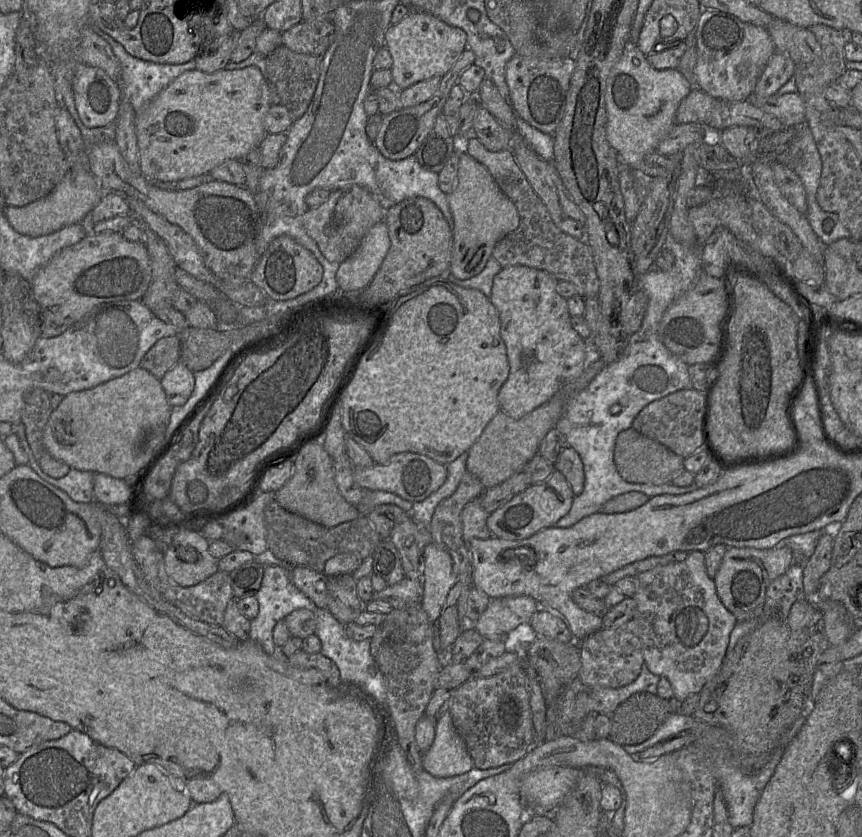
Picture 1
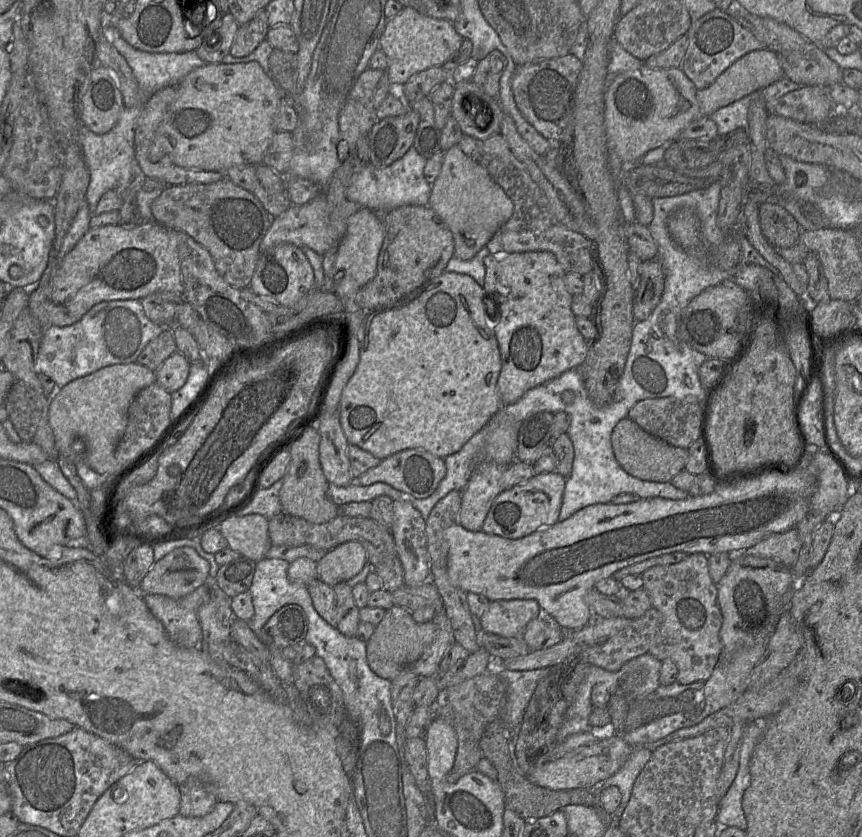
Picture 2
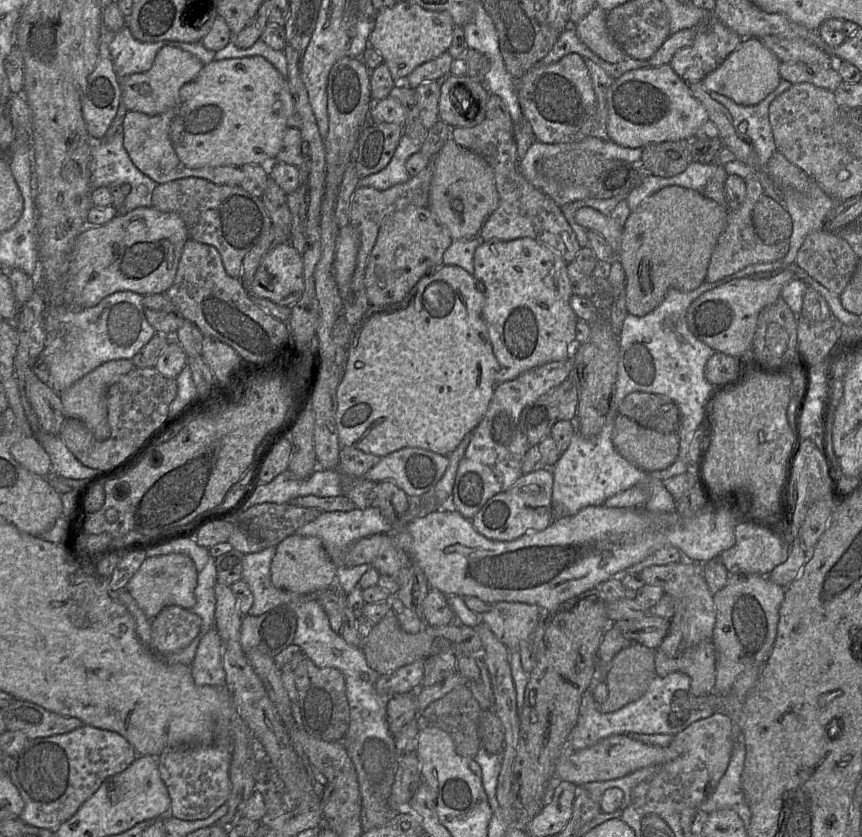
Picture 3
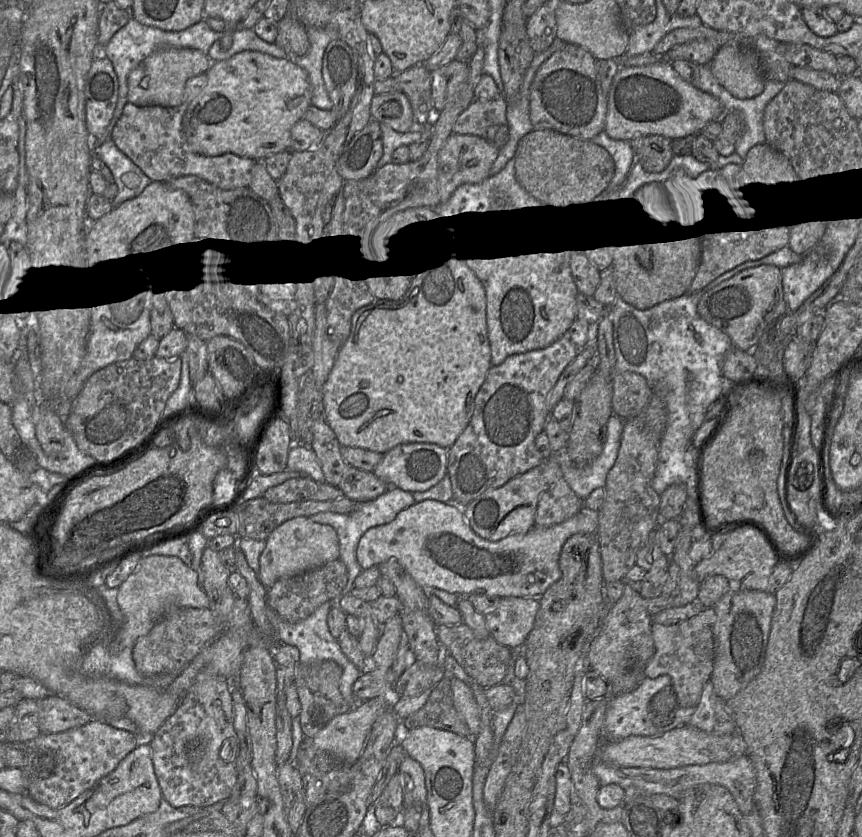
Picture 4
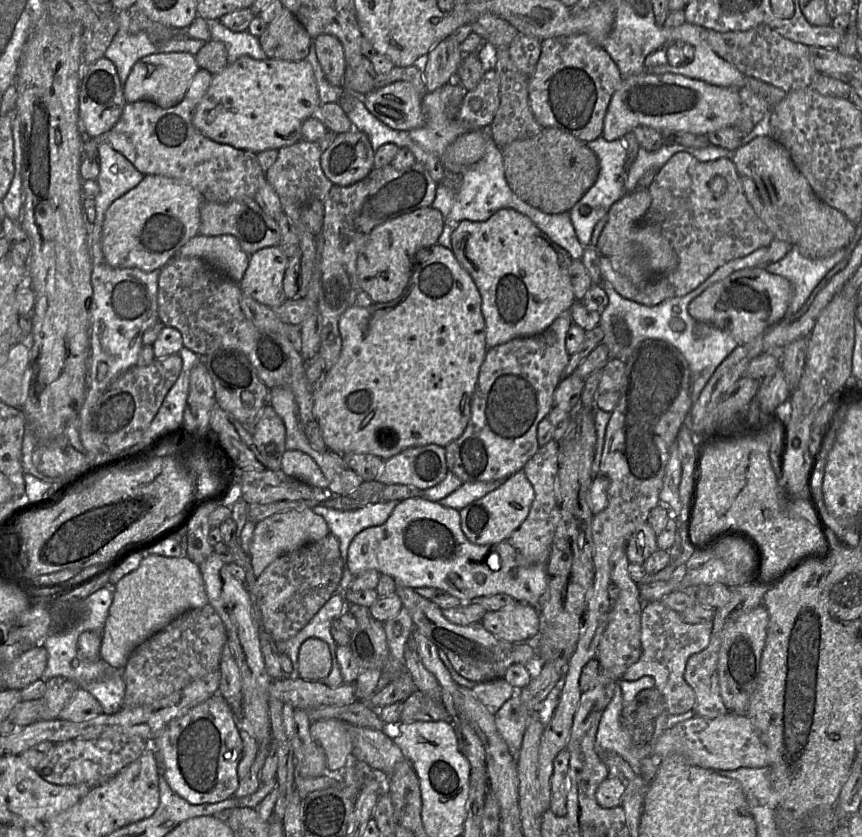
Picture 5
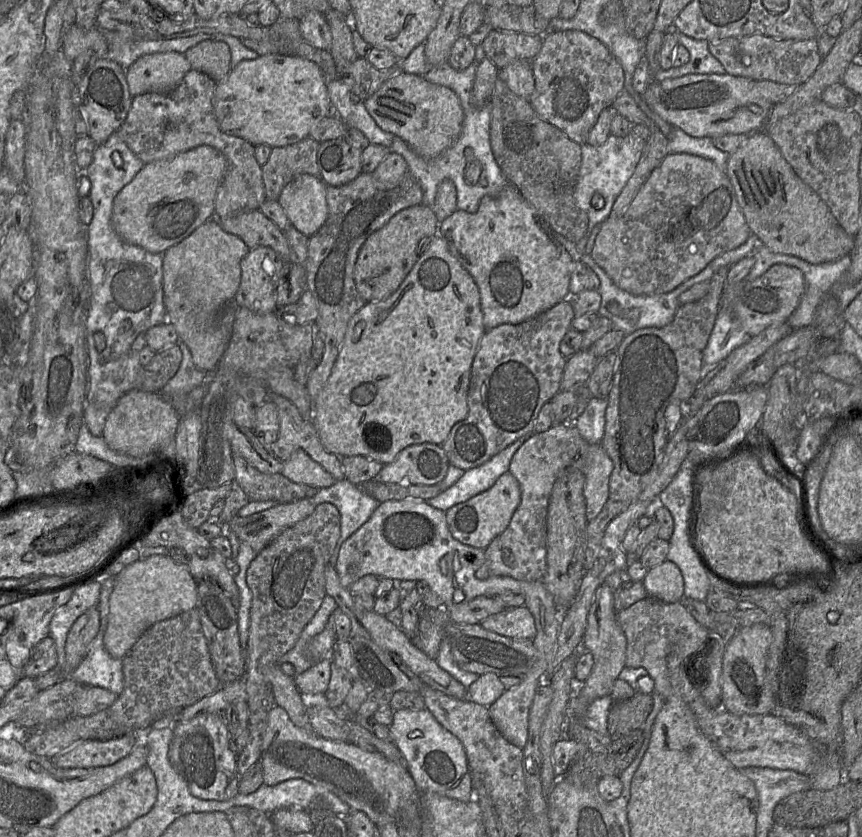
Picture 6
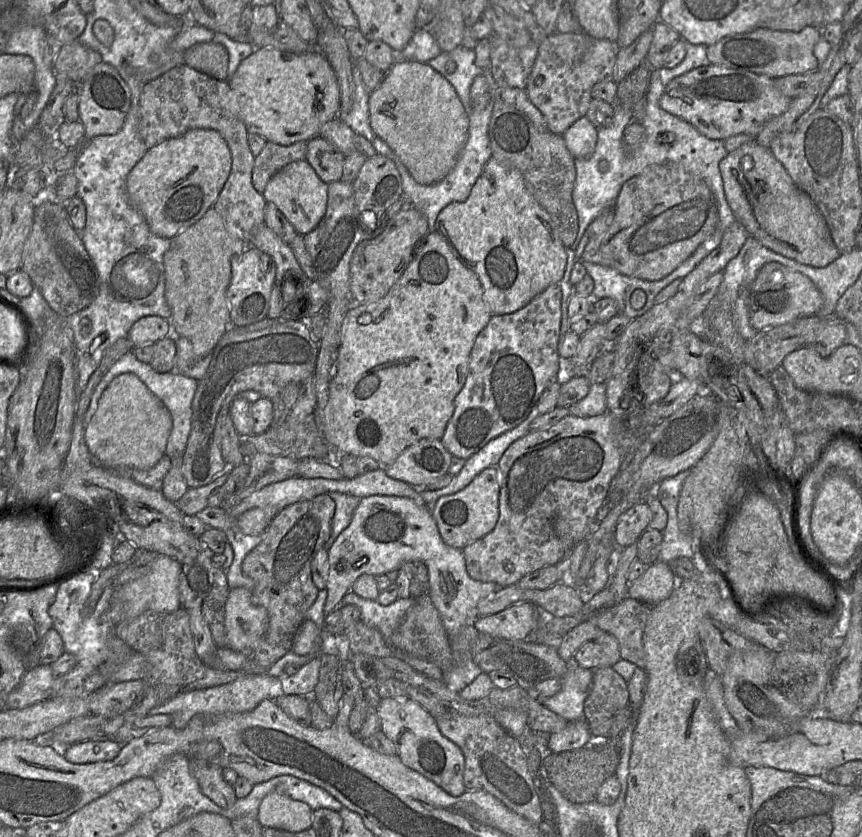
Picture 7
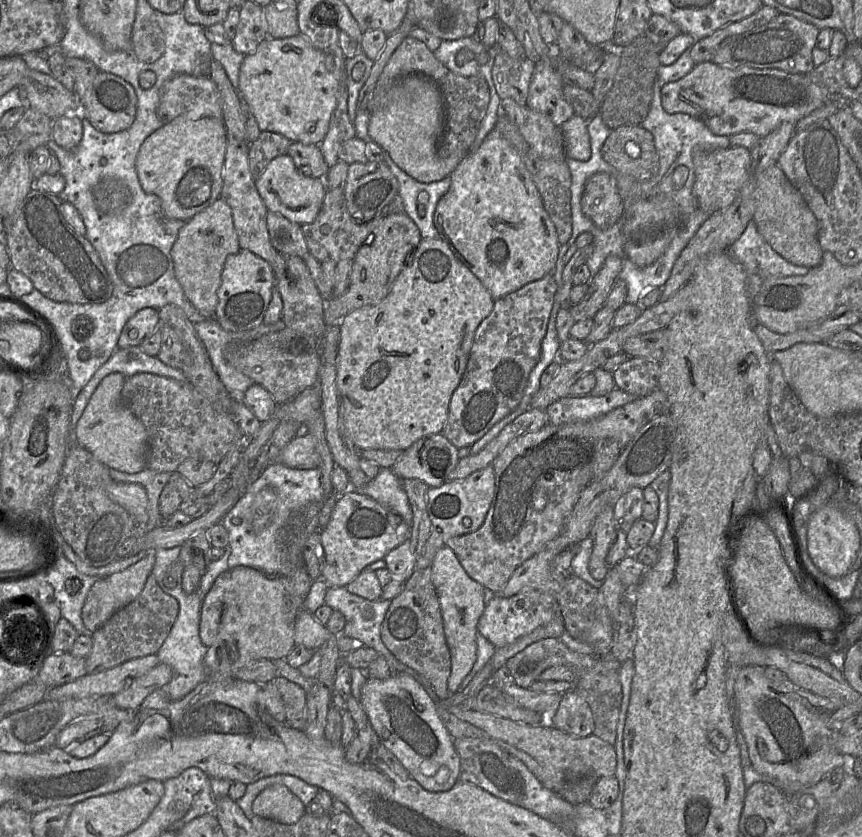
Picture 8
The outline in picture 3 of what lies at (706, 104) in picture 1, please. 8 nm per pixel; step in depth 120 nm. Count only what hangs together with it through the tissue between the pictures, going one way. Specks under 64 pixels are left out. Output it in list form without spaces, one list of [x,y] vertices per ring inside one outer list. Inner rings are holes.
[[[743,38],[718,68],[710,72],[702,81],[708,92],[726,96],[738,104],[754,105],[769,95],[780,82],[780,61],[759,38]]]

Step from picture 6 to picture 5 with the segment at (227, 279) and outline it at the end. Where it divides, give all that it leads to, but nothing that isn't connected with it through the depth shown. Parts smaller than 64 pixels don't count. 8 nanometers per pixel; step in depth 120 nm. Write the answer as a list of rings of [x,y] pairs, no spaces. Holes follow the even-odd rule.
[[[197,234],[188,240],[175,257],[198,257],[238,283],[247,268],[249,255],[232,235]]]

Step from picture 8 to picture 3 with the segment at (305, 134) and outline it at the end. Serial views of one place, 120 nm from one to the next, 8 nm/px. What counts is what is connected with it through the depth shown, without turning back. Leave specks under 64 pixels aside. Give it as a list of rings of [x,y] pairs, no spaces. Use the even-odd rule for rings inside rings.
[[[263,56],[213,60],[196,79],[196,93],[179,105],[170,126],[170,139],[180,161],[191,169],[244,165],[268,165],[281,149],[288,119],[295,111],[288,79]]]

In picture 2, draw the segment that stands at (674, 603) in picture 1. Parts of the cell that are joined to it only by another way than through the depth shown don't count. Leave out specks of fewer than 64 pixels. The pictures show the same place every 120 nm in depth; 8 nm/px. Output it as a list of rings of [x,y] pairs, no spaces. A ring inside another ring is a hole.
[[[703,553],[690,554],[678,563],[649,568],[641,577],[651,606],[662,615],[662,623],[648,653],[660,661],[672,660],[678,670],[676,682],[682,685],[707,681],[719,663],[722,651],[719,637],[722,615],[717,602],[717,587],[708,571],[708,557]]]

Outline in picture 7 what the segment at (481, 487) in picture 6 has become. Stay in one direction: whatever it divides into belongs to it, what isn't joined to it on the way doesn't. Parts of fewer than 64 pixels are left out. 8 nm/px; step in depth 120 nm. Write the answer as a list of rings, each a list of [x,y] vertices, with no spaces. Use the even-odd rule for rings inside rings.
[[[525,420],[519,426],[490,440],[477,453],[466,460],[462,470],[448,486],[438,490],[420,492],[420,502],[426,506],[432,506],[440,497],[457,493],[465,488],[484,469],[497,466],[507,448],[531,431],[531,421]]]

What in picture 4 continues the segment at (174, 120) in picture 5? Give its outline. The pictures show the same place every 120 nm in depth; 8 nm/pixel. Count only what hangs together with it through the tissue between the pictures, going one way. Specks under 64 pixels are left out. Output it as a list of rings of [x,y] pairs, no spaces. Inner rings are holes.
[[[206,73],[189,79],[184,102],[178,107],[140,107],[130,102],[125,105],[110,139],[151,181],[169,182],[181,176],[193,175],[223,190],[249,187],[251,169],[255,160],[232,153],[219,156],[198,154],[191,150],[183,133],[183,117],[191,102],[206,86],[207,81]]]

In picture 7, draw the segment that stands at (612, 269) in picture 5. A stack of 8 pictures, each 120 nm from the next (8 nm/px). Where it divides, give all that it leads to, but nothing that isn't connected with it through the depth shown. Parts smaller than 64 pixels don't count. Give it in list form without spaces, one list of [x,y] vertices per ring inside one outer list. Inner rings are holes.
[[[674,163],[651,165],[627,180],[621,187],[614,209],[614,220],[608,230],[590,239],[579,260],[611,267],[623,275],[647,281],[661,280],[703,244],[722,231],[718,202],[705,181]]]

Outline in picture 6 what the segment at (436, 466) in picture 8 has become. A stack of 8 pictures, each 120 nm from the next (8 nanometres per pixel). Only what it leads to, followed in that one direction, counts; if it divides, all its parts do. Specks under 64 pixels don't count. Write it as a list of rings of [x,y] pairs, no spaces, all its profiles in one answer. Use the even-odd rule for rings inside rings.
[[[414,444],[404,448],[393,462],[383,465],[377,479],[387,483],[437,485],[445,478],[448,467],[449,461],[441,445]]]

